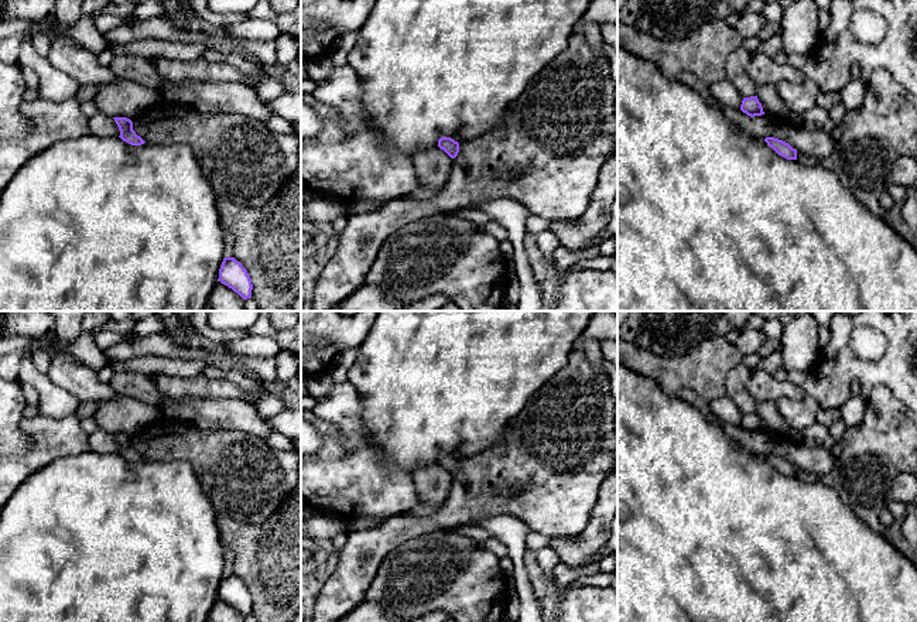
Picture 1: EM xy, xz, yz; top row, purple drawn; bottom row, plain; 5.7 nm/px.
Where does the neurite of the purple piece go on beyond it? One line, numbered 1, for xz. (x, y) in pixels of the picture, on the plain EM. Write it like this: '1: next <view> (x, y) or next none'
1: next none

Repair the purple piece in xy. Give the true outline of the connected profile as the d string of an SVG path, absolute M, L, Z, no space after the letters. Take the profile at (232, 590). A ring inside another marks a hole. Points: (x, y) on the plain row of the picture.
M225 574L220 585L219 595L222 601L232 605L243 616L252 615L253 601L247 587L235 574Z

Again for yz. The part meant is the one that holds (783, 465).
M766 454L764 458L769 464L771 464L779 472L787 475L787 476L797 476L797 466L793 465L788 459L774 455L774 454Z

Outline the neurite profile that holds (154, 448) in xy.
M161 418L146 431L143 450L136 451L148 461L187 462L205 482L216 513L229 513L243 524L261 524L291 495L300 478L298 452L274 450L266 438L246 433L201 430L182 421Z

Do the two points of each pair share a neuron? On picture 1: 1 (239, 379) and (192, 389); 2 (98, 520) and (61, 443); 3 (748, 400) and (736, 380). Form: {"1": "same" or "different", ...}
{"1": "different", "2": "different", "3": "same"}

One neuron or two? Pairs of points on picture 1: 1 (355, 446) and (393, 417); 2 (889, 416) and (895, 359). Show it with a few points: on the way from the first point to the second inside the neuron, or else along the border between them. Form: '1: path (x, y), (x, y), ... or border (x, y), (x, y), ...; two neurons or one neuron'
1: border (362, 406), (363, 437), (382, 453), (387, 462); two neurons
2: border (889, 389), (902, 403); two neurons

